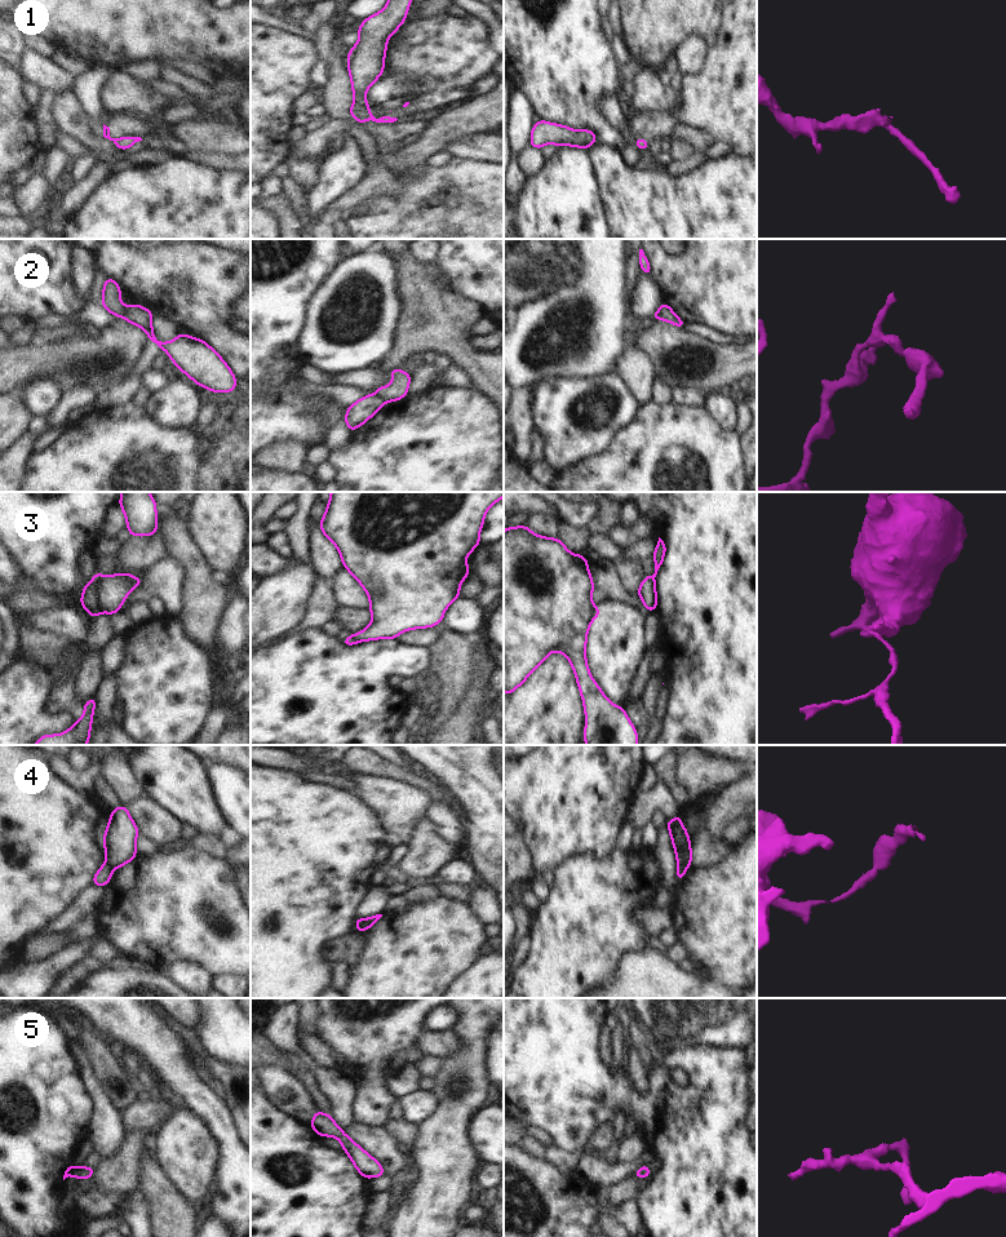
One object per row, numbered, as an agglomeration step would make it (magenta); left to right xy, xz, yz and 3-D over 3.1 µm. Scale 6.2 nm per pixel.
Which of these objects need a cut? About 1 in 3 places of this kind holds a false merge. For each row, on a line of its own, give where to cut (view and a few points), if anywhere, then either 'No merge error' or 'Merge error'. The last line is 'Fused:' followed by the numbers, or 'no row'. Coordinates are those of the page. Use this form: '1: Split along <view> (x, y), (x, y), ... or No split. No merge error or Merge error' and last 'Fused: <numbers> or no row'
1: Split along xy (120, 138), (114, 141). Merge error
2: Split along xy (125, 307), (123, 318). Merge error
3: Split along xy (103, 576), (98, 584), (98, 604), (102, 611). Merge error
4: Split along yz (678, 864), (686, 868). Merge error
5: No split. No merge error
Fused: 1, 2, 3, 4

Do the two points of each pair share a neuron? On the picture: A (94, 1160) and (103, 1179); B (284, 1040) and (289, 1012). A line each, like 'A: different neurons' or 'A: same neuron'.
A: different neurons
B: same neuron

